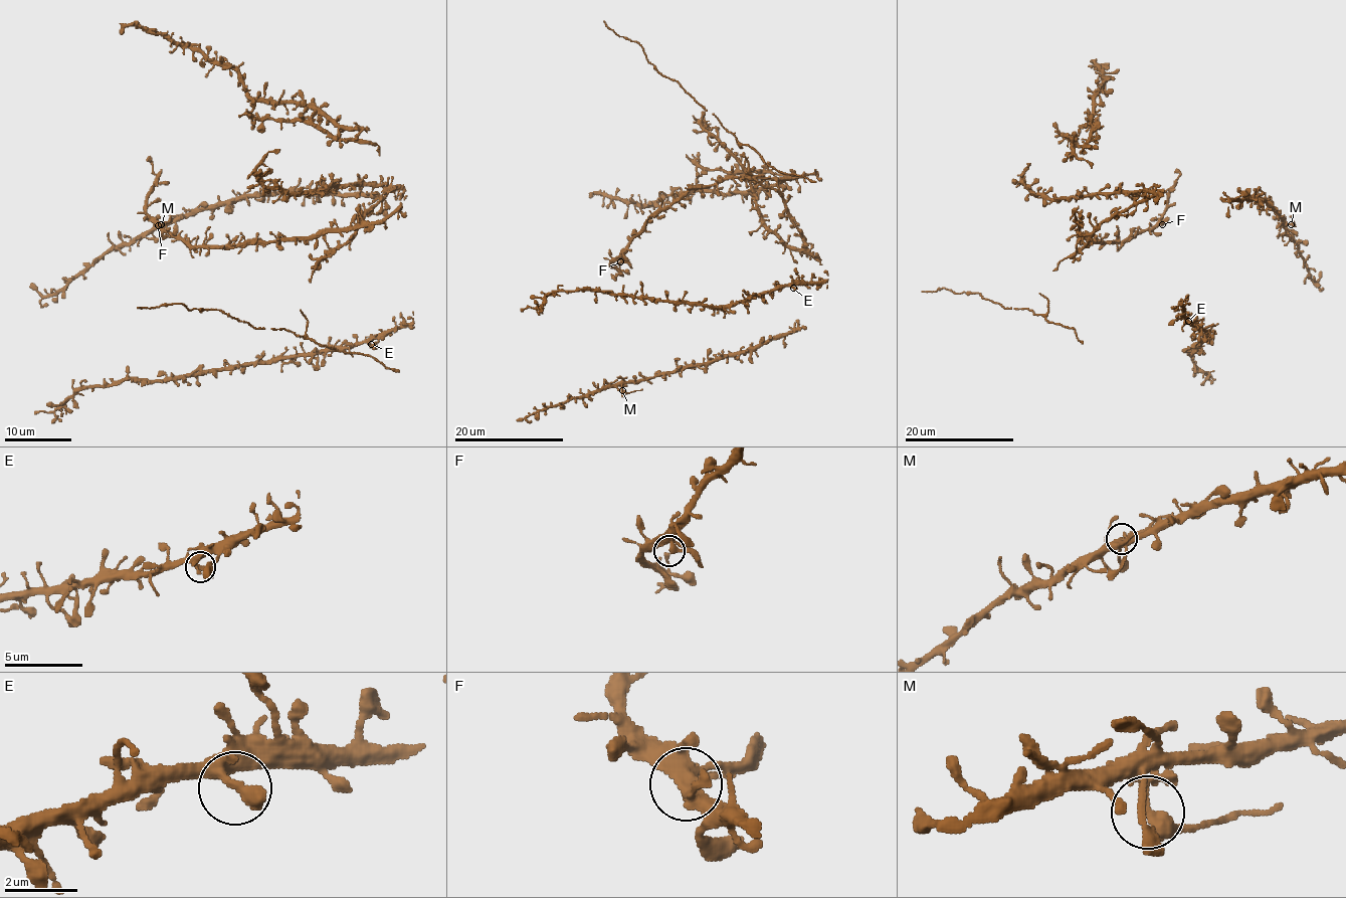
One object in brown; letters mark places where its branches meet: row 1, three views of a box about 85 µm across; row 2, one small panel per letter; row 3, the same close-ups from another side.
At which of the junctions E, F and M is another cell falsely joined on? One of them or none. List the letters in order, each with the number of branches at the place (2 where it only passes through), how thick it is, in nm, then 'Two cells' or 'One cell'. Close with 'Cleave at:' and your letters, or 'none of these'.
E: Branches: 2. Thickness 380 nm. One cell
F: Branches: 2. Thickness 360 nm. One cell
M: Branches: 2. Thickness 380 nm. Two cells
Cleave at: M

